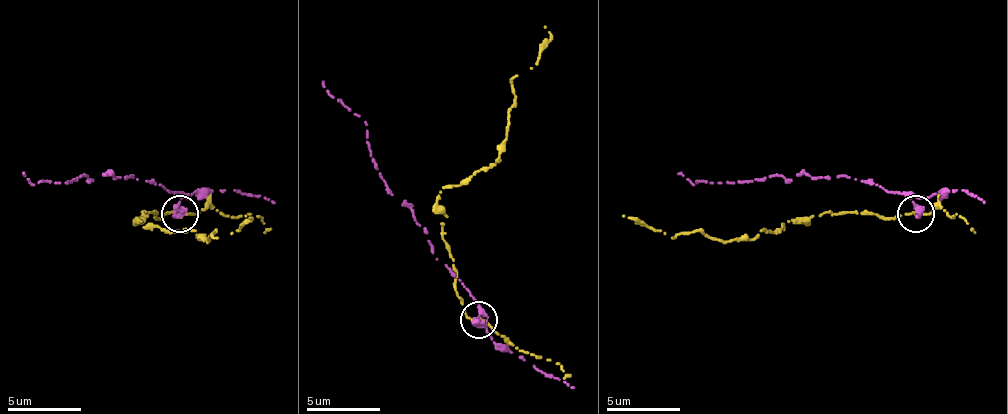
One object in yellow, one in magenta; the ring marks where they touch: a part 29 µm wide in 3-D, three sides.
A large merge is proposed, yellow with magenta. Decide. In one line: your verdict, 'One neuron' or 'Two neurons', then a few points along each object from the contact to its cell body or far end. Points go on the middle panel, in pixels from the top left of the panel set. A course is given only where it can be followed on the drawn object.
Two neurons. Course of yellow: (480, 320), (454, 287), (447, 214), (436, 195), (498, 159), (516, 74), (538, 60), (546, 27). Course of magenta: (480, 320), (476, 298), (432, 254), (428, 232), (381, 177), (366, 122), (333, 96), (322, 82)

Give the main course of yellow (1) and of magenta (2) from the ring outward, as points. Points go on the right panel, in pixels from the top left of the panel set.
1: (917, 213), (810, 217), (792, 220), (755, 239), (719, 242), (700, 231), (671, 239), (623, 217)
2: (917, 213), (895, 191), (851, 176), (774, 176), (693, 184), (678, 173)

